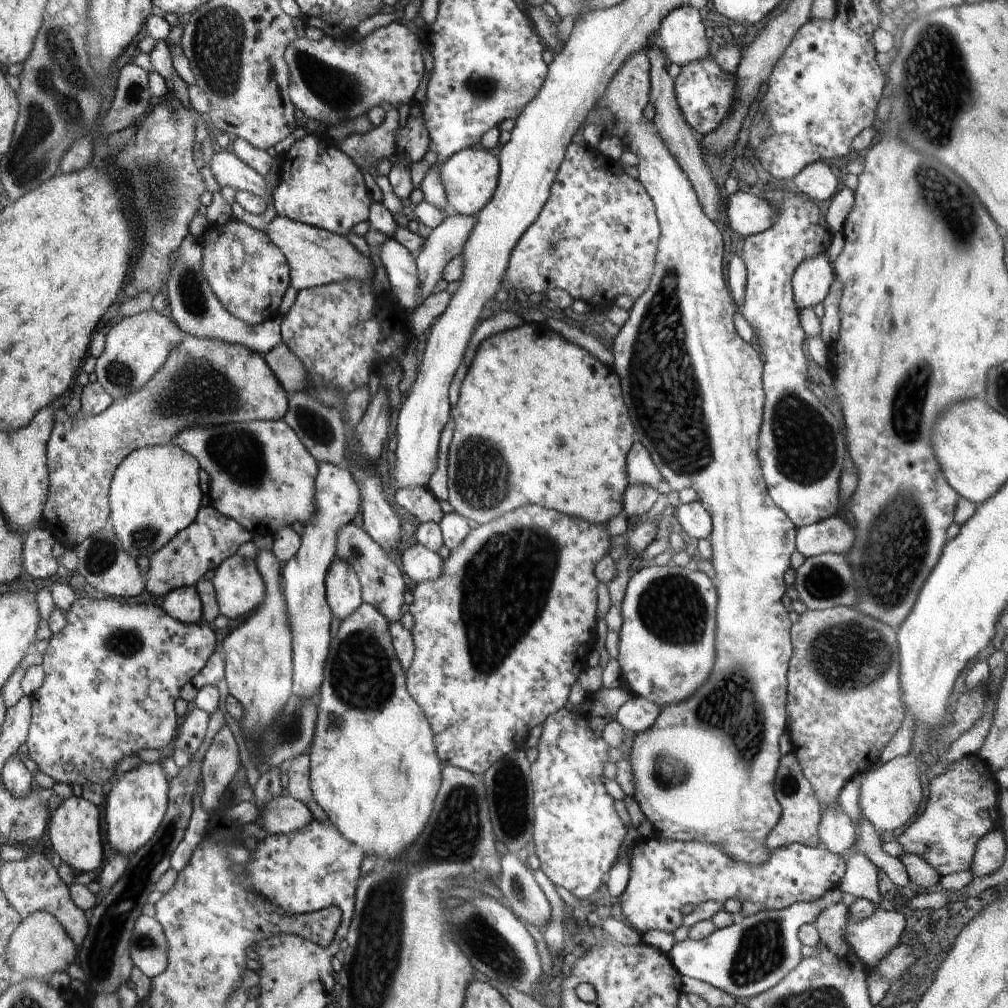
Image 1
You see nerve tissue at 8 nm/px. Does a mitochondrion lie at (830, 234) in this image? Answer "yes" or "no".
no

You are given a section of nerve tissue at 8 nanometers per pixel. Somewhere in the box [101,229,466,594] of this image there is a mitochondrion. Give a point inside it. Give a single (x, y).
(194, 384)

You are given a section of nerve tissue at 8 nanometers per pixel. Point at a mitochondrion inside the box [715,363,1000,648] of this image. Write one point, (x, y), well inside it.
(895, 547)

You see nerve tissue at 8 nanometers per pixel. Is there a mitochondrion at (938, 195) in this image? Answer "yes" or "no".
yes

